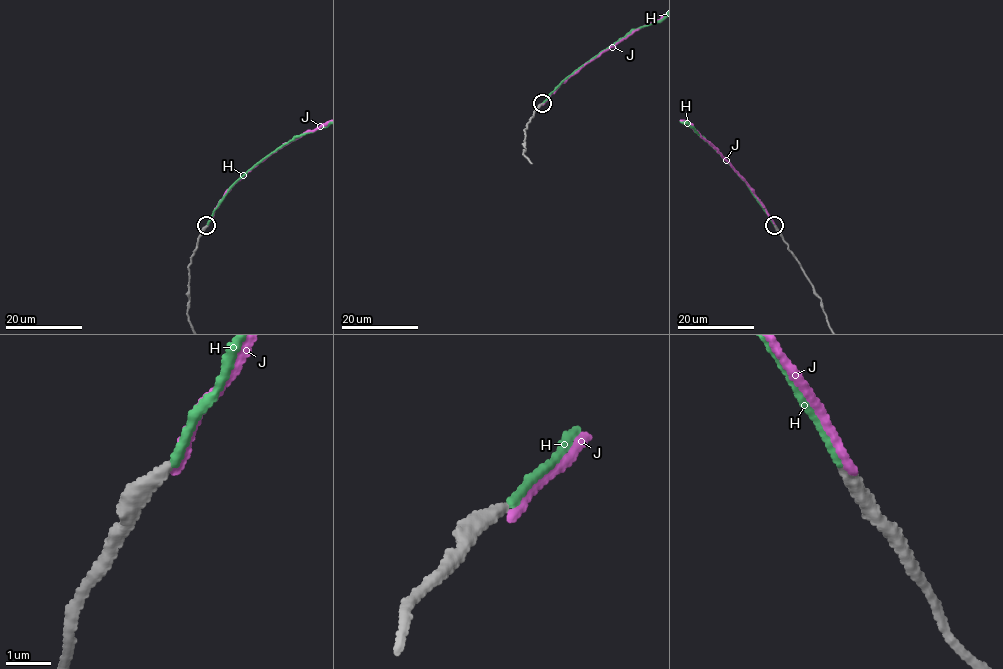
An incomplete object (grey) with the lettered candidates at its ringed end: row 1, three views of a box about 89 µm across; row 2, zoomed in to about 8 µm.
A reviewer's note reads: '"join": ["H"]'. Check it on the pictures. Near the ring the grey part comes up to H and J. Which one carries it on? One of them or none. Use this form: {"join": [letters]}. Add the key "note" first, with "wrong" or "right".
{"note": "right", "join": ["H"]}

